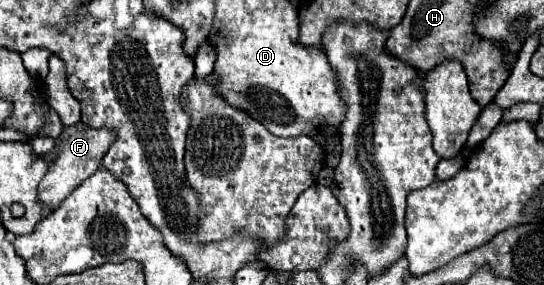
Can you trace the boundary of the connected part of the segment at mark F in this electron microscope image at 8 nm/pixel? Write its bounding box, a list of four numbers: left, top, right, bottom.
[38,121,114,209]

